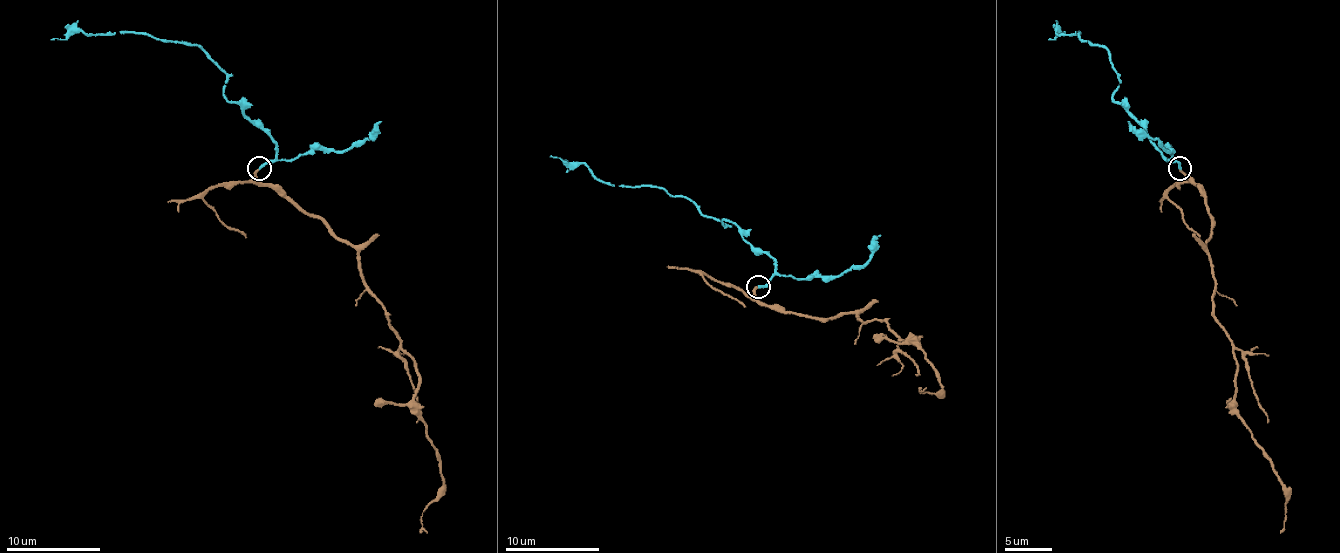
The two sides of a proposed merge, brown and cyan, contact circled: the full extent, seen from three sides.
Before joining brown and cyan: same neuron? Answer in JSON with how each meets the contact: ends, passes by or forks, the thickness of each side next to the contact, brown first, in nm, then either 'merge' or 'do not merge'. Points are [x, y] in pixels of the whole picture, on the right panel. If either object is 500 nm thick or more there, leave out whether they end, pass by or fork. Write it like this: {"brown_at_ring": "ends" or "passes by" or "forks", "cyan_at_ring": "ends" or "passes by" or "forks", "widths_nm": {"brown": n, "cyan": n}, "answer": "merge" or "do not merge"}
{"brown_at_ring": "ends", "cyan_at_ring": "ends", "widths_nm": {"brown": 190, "cyan": 240}, "answer": "merge"}

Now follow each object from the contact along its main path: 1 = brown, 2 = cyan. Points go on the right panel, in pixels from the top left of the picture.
1: (1180, 170), (1199, 186), (1211, 214), (1213, 315), (1236, 362), (1234, 411), (1269, 460), (1285, 496), (1281, 533)
2: (1180, 168), (1112, 100), (1119, 74), (1110, 53), (1079, 39), (1079, 32), (1056, 32), (1049, 39)

